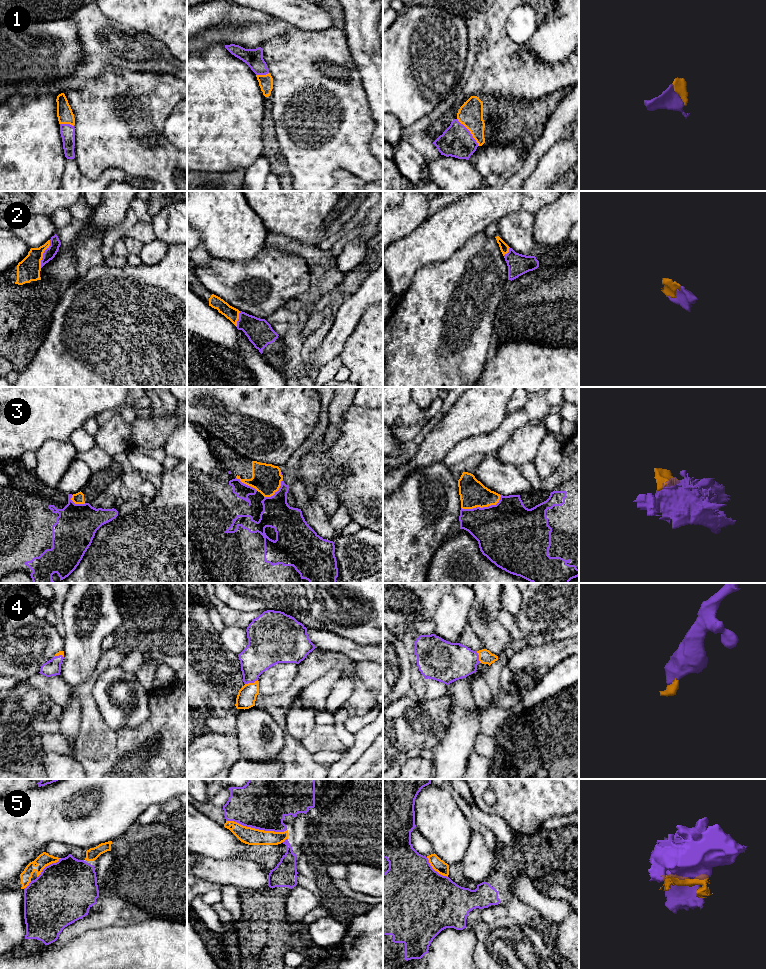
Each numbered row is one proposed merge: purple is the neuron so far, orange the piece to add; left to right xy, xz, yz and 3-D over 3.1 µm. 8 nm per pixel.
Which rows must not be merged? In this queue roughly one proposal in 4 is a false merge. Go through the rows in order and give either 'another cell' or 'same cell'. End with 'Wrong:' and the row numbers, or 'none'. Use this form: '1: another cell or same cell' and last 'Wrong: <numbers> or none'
1: same cell
2: same cell
3: another cell
4: same cell
5: another cell
Wrong: 3, 5

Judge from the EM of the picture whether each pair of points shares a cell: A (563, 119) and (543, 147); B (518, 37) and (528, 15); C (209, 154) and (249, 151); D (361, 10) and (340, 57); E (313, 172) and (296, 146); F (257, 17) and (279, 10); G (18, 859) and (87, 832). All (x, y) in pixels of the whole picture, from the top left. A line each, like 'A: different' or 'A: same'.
A: same
B: same
C: same
D: different
E: same
F: different
G: same

